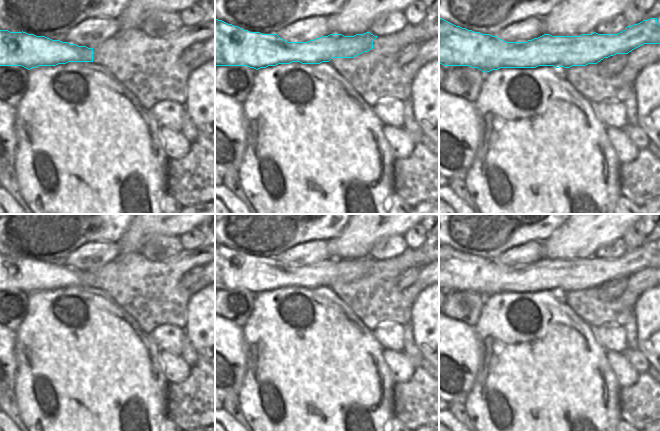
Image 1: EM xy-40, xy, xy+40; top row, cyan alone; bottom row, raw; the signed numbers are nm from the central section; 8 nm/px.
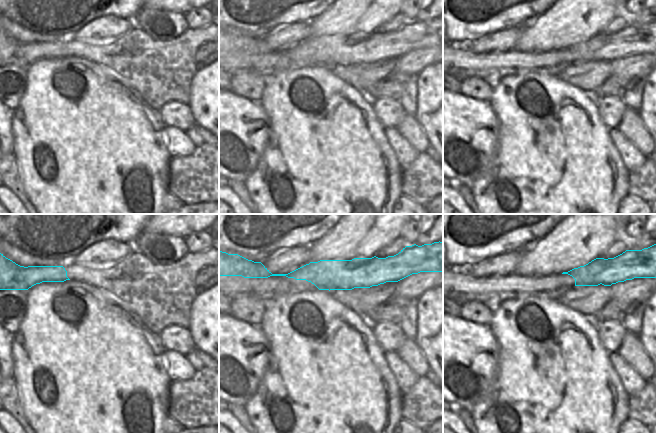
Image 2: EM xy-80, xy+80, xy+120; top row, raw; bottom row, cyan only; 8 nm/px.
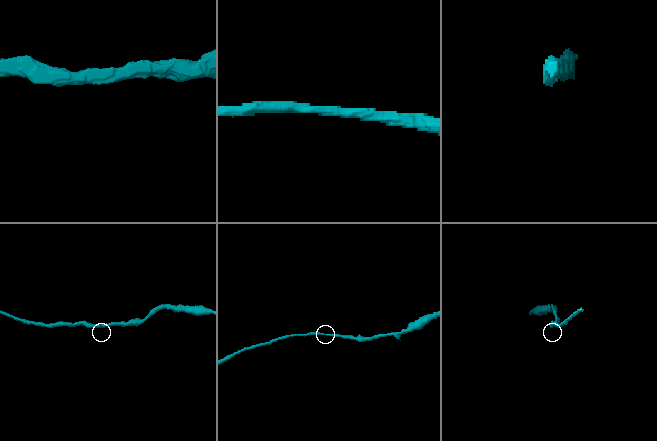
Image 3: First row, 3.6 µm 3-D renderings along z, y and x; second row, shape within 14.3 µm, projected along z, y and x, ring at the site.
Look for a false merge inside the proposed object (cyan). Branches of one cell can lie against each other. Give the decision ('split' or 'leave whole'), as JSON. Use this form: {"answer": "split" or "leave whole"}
{"answer": "leave whole"}

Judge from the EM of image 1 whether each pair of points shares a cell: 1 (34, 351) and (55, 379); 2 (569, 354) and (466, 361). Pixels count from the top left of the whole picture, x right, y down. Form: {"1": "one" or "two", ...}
{"1": "one", "2": "two"}

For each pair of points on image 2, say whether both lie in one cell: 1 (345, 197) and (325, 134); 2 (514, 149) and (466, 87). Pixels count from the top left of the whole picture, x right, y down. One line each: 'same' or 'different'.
1: same
2: different

